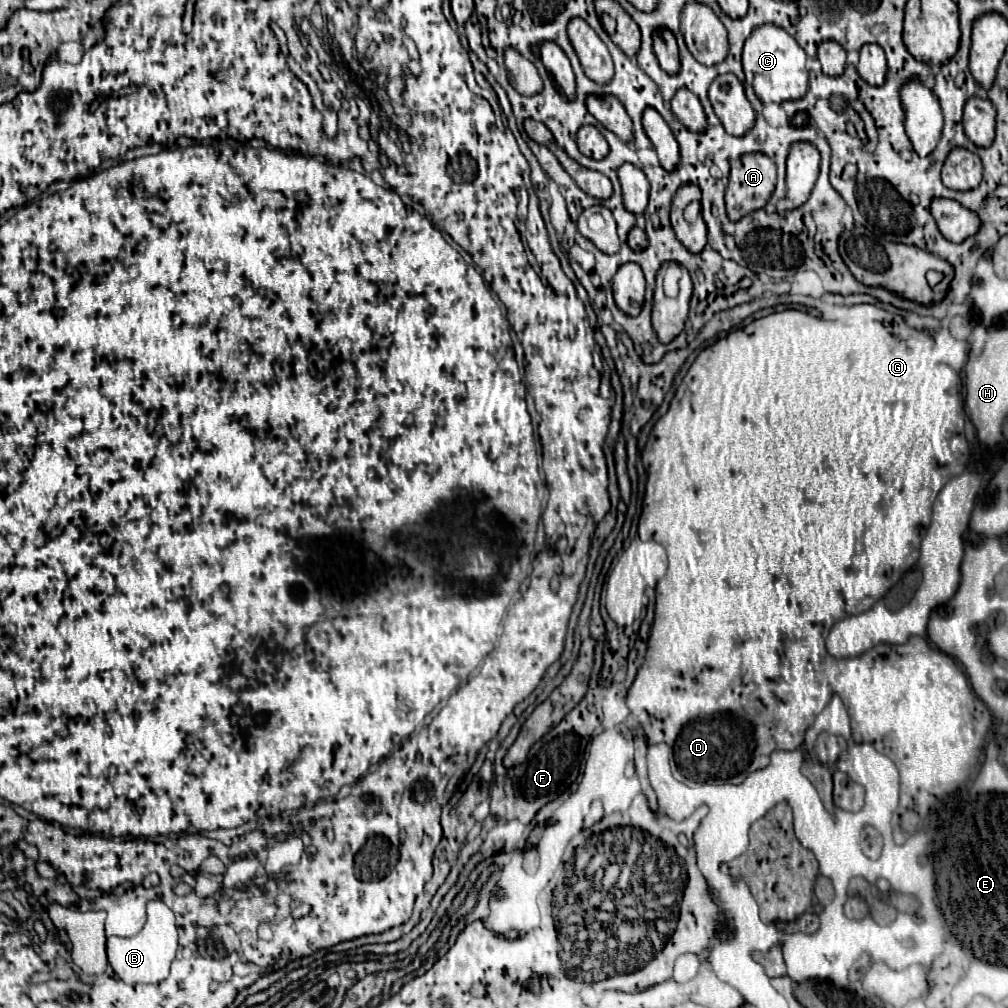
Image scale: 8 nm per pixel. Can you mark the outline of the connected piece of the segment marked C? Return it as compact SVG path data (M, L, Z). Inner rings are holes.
M766 23L756 27L744 43L742 65L746 77L752 77L752 87L762 103L782 103L790 99L802 99L808 91L806 51L788 35L782 27Z

